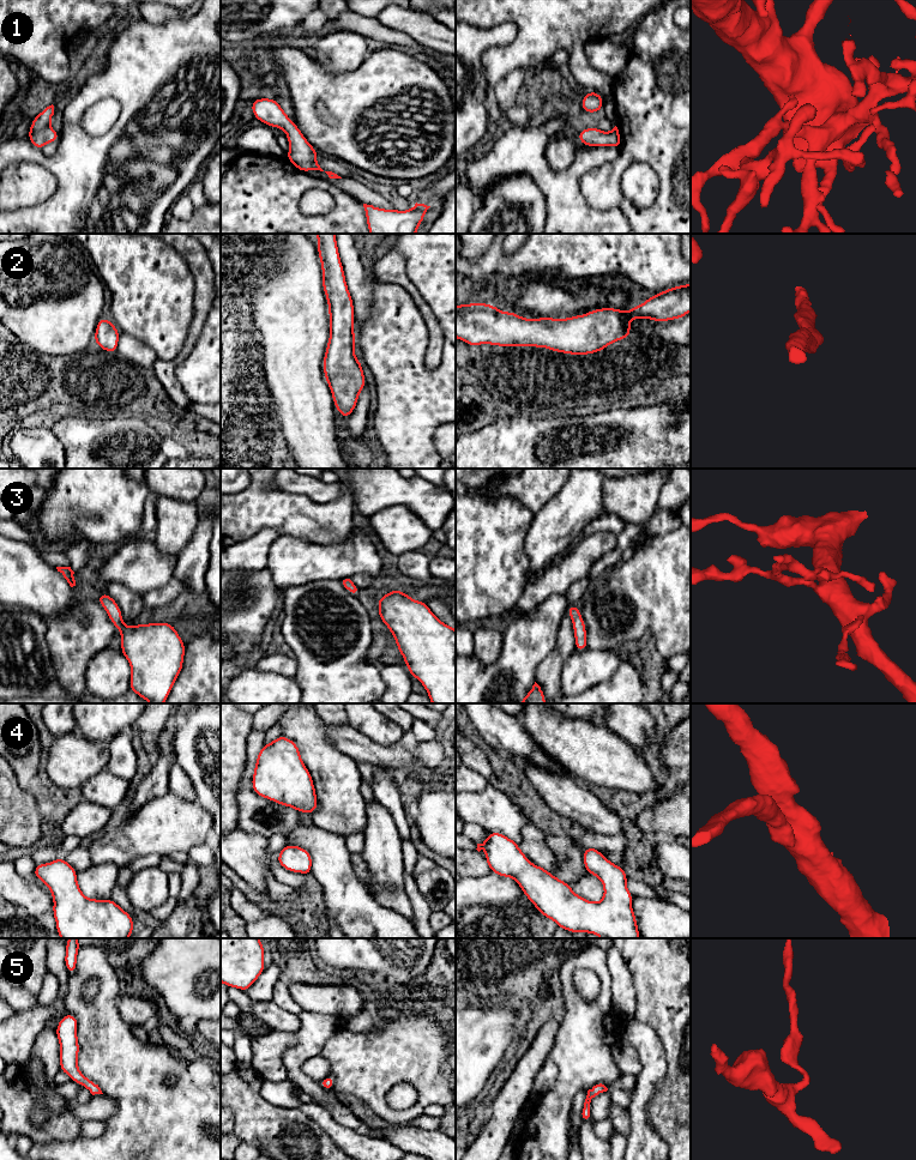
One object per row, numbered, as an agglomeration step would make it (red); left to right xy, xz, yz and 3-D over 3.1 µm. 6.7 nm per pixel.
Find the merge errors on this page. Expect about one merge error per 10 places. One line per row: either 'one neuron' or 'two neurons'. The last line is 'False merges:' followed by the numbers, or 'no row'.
1: one neuron
2: one neuron
3: one neuron
4: one neuron
5: one neuron
False merges: no row

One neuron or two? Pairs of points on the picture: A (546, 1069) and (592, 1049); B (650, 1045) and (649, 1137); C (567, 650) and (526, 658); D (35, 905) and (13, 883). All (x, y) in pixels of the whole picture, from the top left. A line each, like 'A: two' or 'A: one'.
A: two
B: one
C: two
D: one

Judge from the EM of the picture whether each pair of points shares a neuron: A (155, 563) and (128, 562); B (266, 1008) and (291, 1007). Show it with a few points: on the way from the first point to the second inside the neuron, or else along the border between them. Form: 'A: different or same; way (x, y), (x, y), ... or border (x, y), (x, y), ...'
A: same; way (149, 563), (134, 563)
B: different; border (272, 1000), (278, 1006), (297, 1015)

